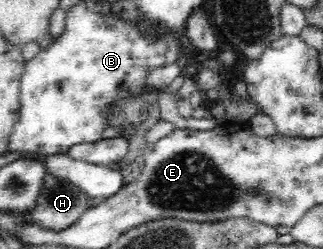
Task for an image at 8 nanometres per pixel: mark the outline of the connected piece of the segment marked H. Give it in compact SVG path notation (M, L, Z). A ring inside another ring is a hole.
M47 173L36 200L36 207L27 217L44 229L62 231L76 223L88 208L90 197L77 185Z

